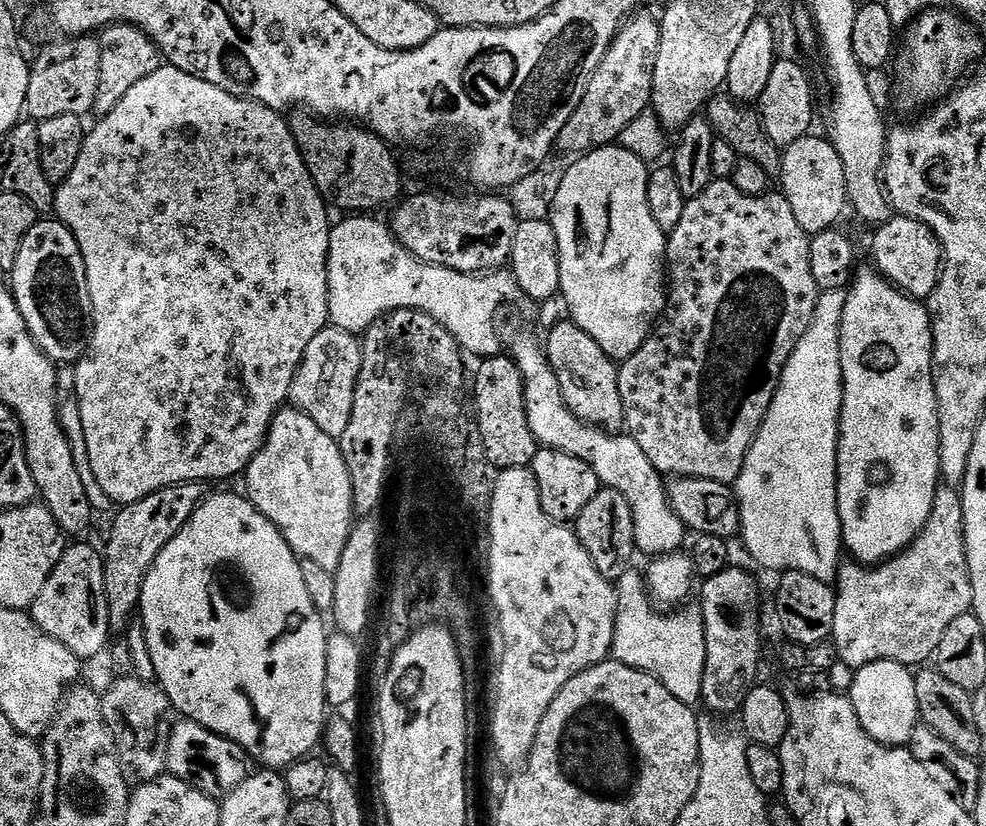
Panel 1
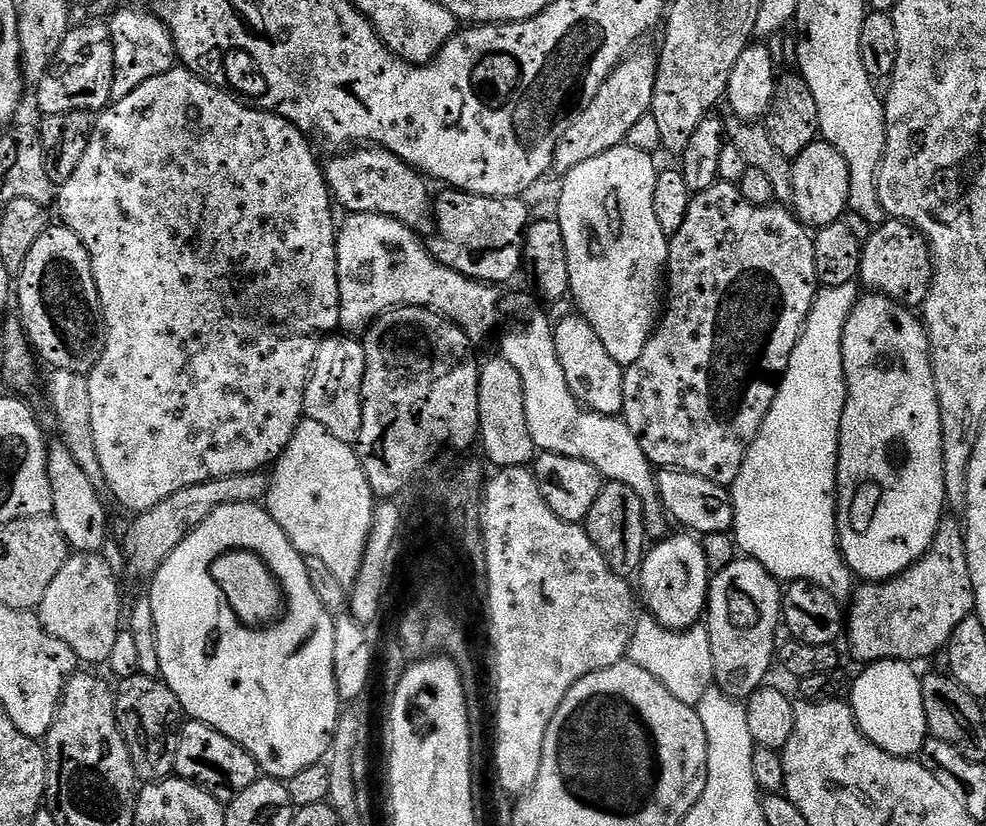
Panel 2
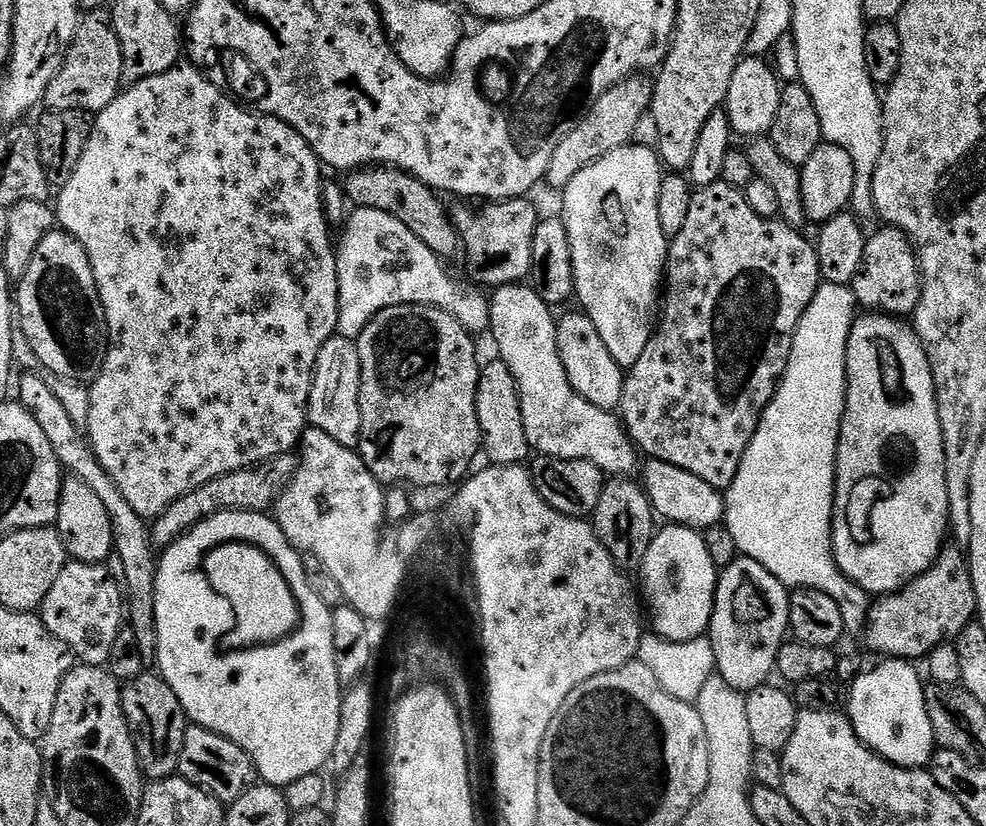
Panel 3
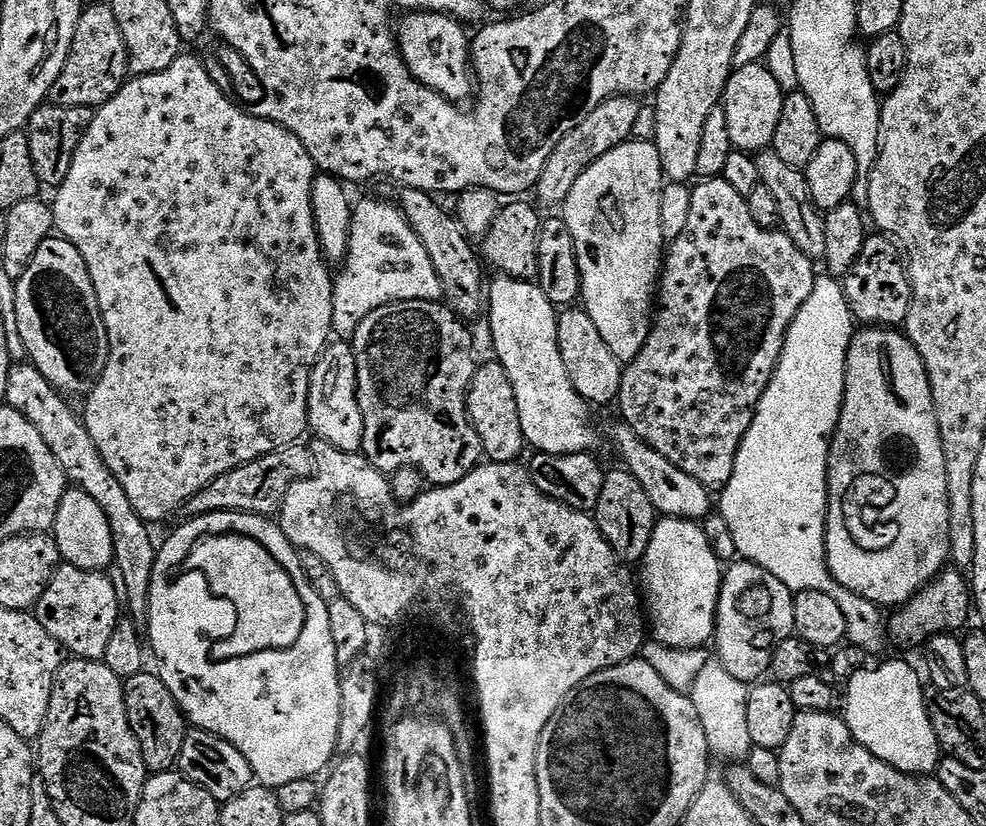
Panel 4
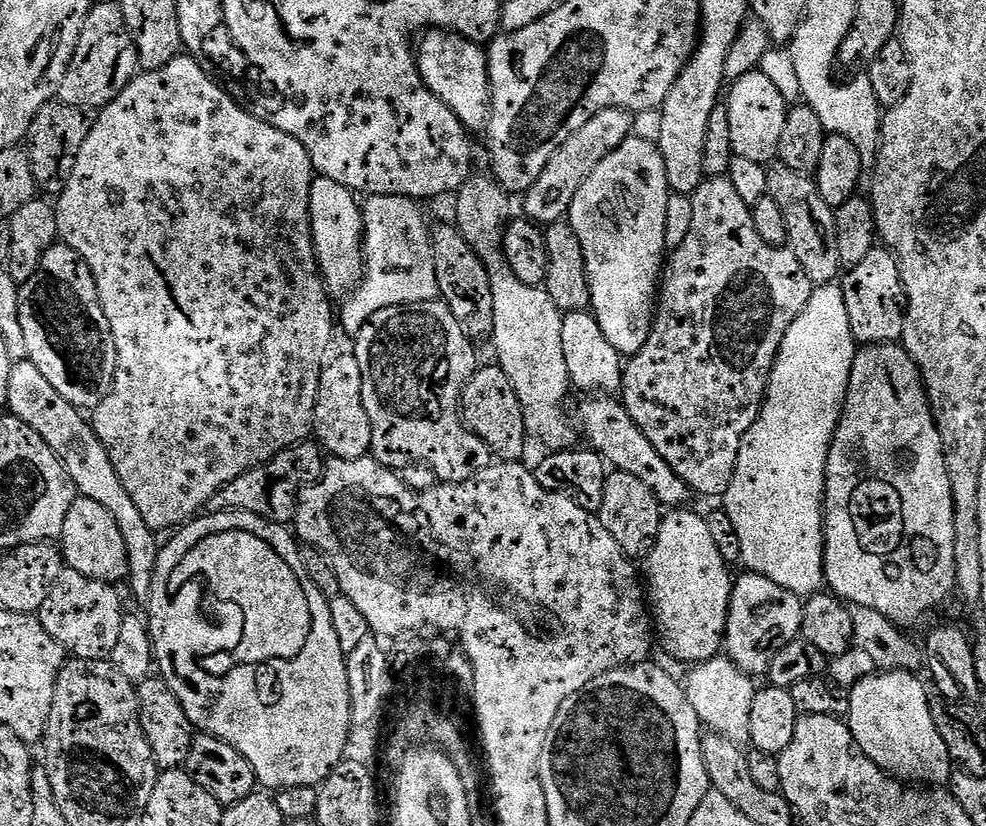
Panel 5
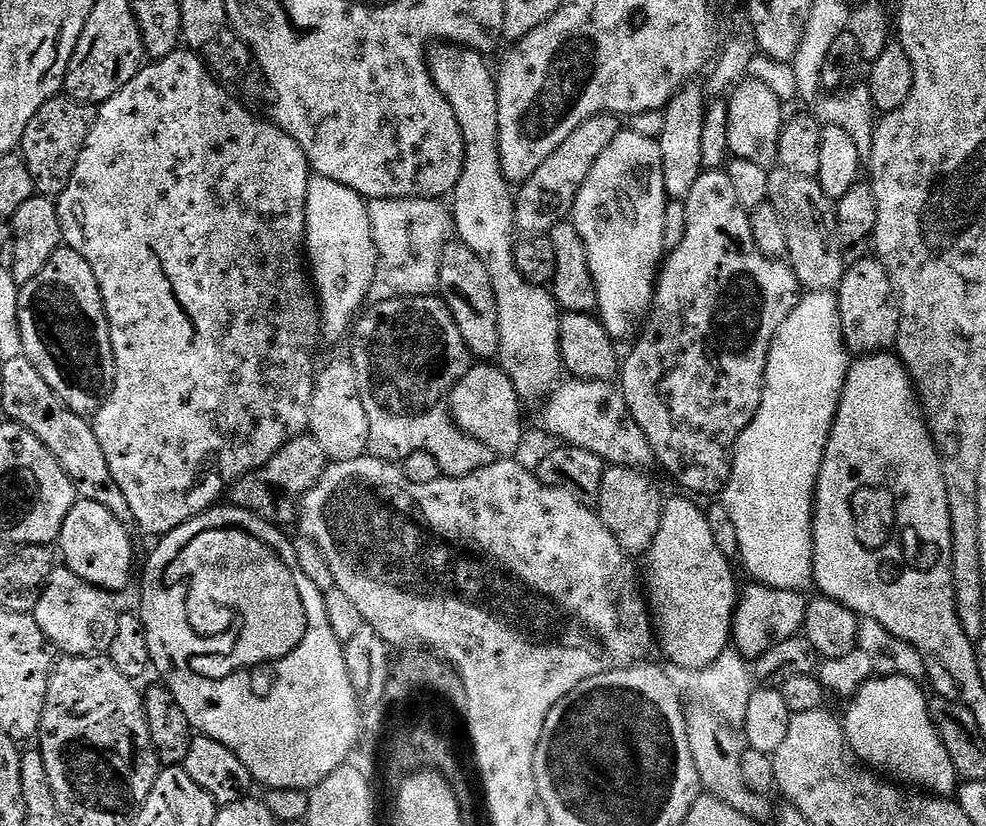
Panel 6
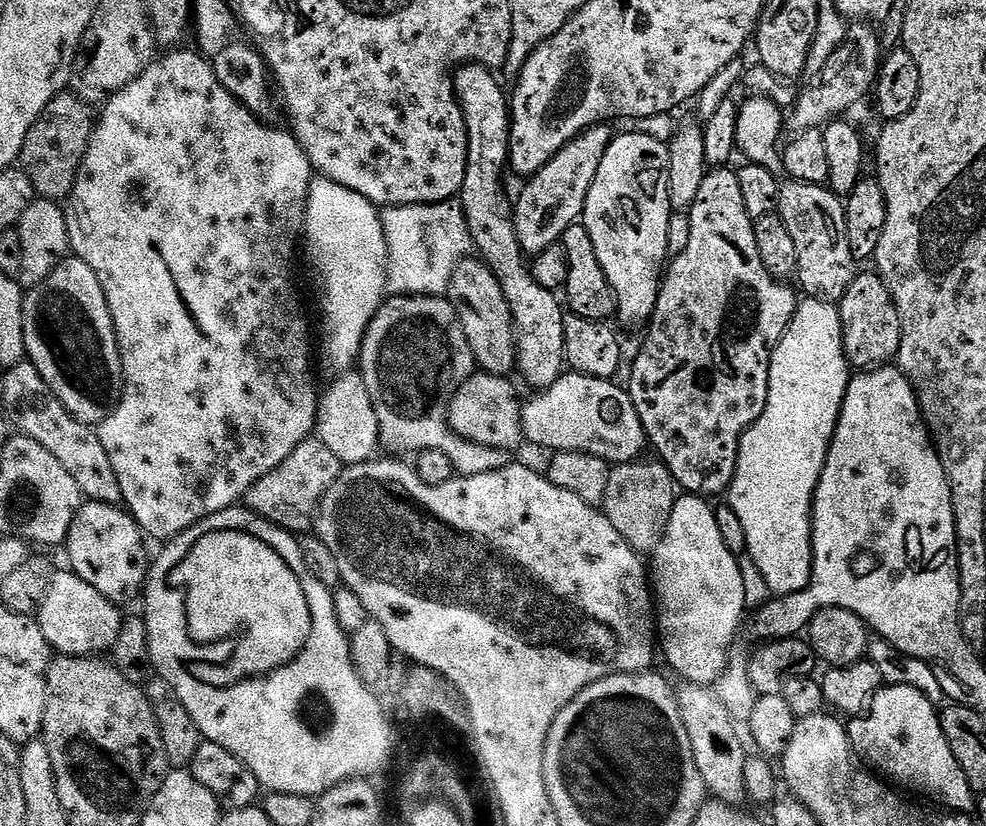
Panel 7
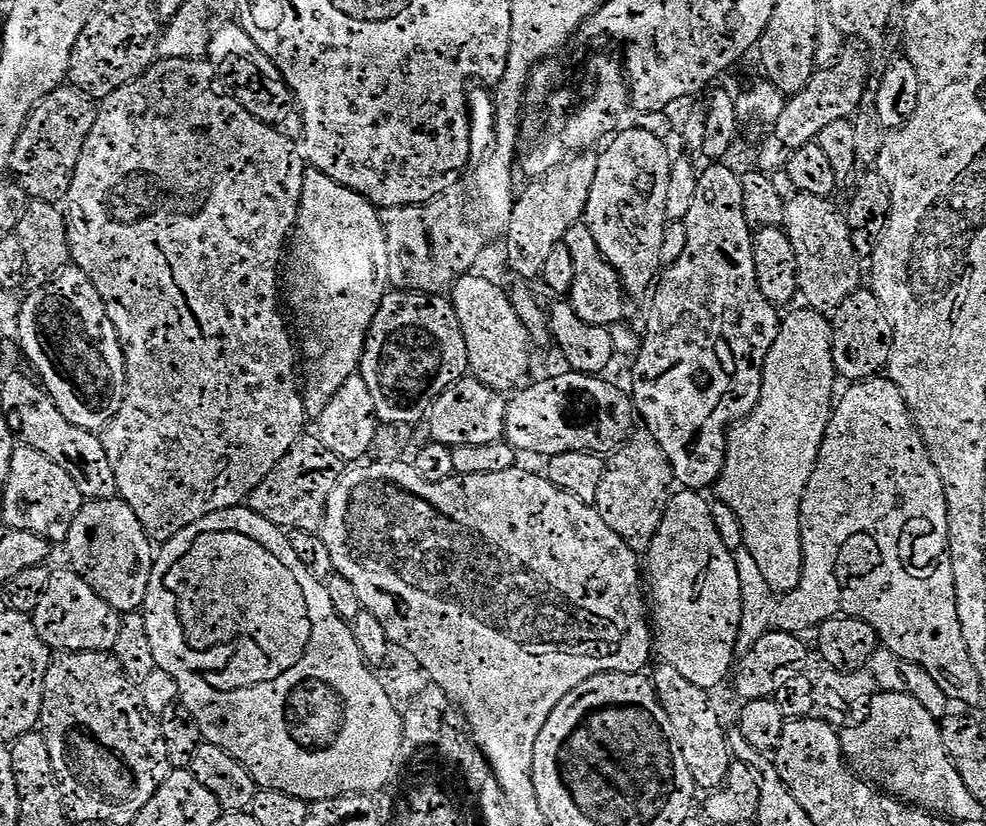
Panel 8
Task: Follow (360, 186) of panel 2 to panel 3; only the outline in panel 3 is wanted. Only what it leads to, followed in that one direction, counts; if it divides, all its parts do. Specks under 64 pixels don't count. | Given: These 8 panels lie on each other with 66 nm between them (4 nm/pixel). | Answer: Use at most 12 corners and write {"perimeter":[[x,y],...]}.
{"perimeter":[[356,170],[353,205],[395,214],[436,256],[461,251],[443,199],[399,170]]}

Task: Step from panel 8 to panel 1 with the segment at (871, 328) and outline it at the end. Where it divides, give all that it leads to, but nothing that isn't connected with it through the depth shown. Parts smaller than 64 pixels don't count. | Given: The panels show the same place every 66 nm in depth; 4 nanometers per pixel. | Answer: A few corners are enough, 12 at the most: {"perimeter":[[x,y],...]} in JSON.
{"perimeter":[[893,215],[875,229],[875,271],[927,301],[940,285],[940,239]]}

